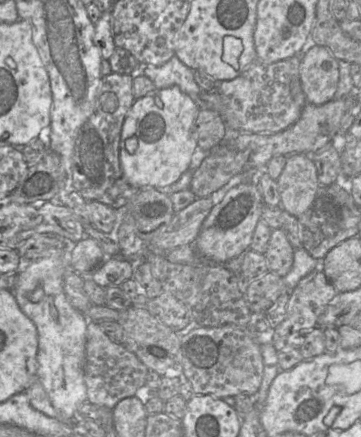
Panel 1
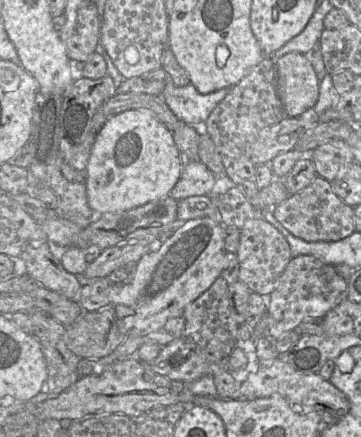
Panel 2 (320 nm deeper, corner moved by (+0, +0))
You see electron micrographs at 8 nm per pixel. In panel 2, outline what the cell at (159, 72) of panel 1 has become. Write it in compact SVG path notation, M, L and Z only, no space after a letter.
M167 76L162 98L179 120L194 127L203 127L210 113L229 91L230 88L223 88L201 94L191 83L176 86Z

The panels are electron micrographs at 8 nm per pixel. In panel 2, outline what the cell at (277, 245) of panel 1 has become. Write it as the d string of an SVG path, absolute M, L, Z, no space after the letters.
M262 218L248 221L240 229L240 243L236 256L239 262L238 281L244 283L251 292L270 295L292 259L291 249L285 237Z

